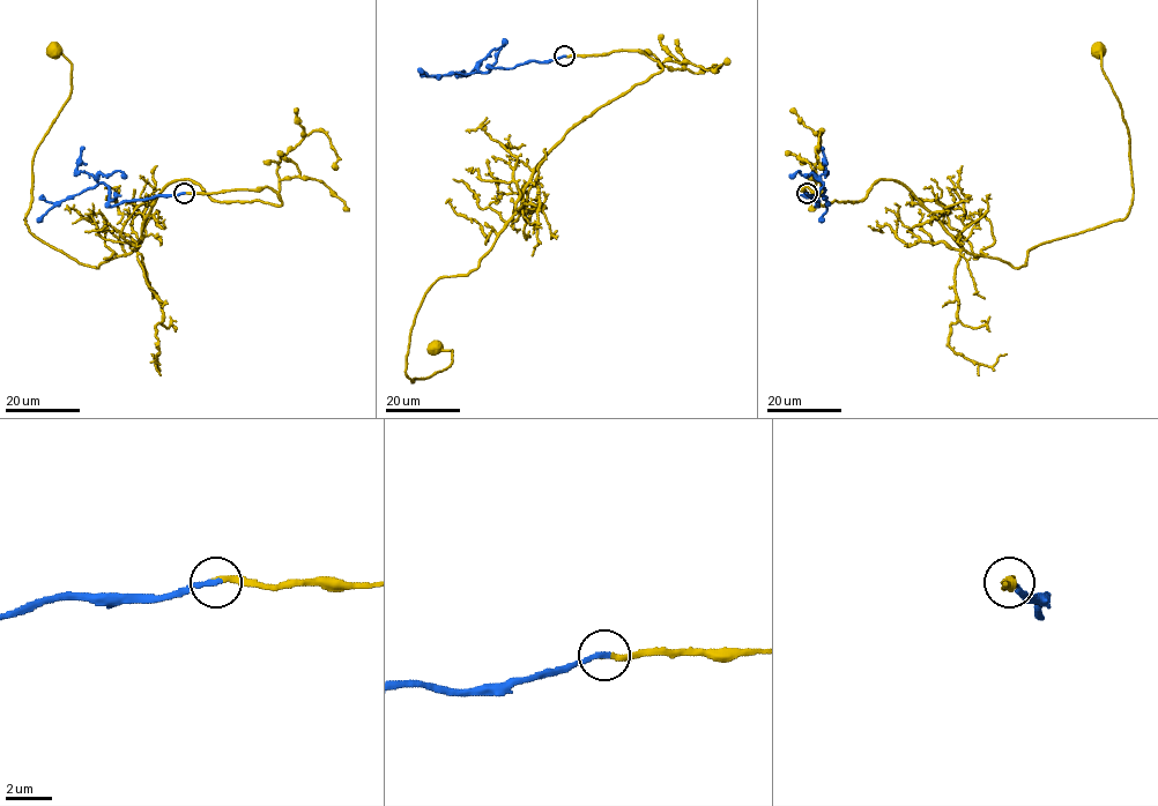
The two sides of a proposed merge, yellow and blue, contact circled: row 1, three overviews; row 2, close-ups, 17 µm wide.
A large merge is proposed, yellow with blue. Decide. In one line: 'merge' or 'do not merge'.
merge

